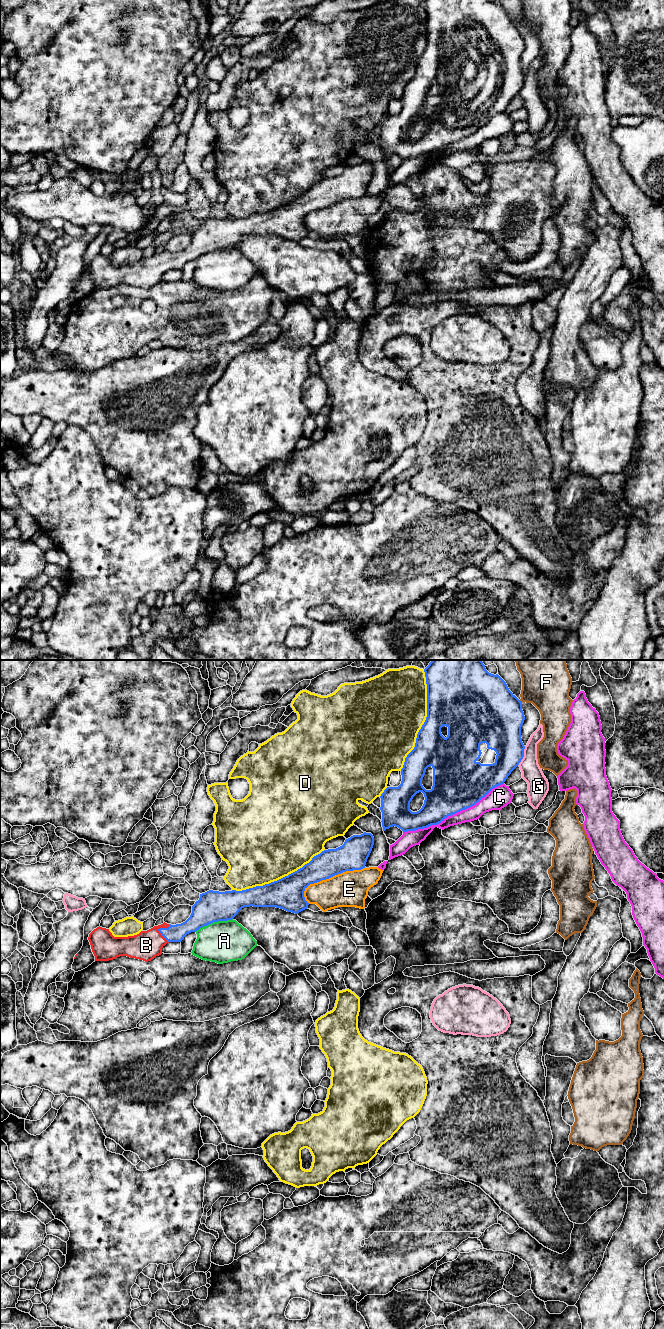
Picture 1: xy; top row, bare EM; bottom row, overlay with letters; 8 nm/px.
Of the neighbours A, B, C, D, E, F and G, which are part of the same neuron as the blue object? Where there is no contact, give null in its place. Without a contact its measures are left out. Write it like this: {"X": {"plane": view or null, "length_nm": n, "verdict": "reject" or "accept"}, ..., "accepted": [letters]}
{"A": {"plane": "xy", "length_nm": 320, "verdict": "reject"}, "B": {"plane": "xy", "length_nm": 150, "verdict": "accept"}, "C": {"plane": "xy", "length_nm": 900, "verdict": "reject"}, "D": {"plane": "xy", "length_nm": 850, "verdict": "reject"}, "E": {"plane": "xy", "length_nm": 550, "verdict": "reject"}, "F": {"plane": "xy", "length_nm": 30, "verdict": "reject"}, "G": {"plane": "xy", "length_nm": 170, "verdict": "reject"}, "accepted": ["B"]}

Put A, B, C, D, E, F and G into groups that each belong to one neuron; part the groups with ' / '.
A G / B / C / D / E / F

